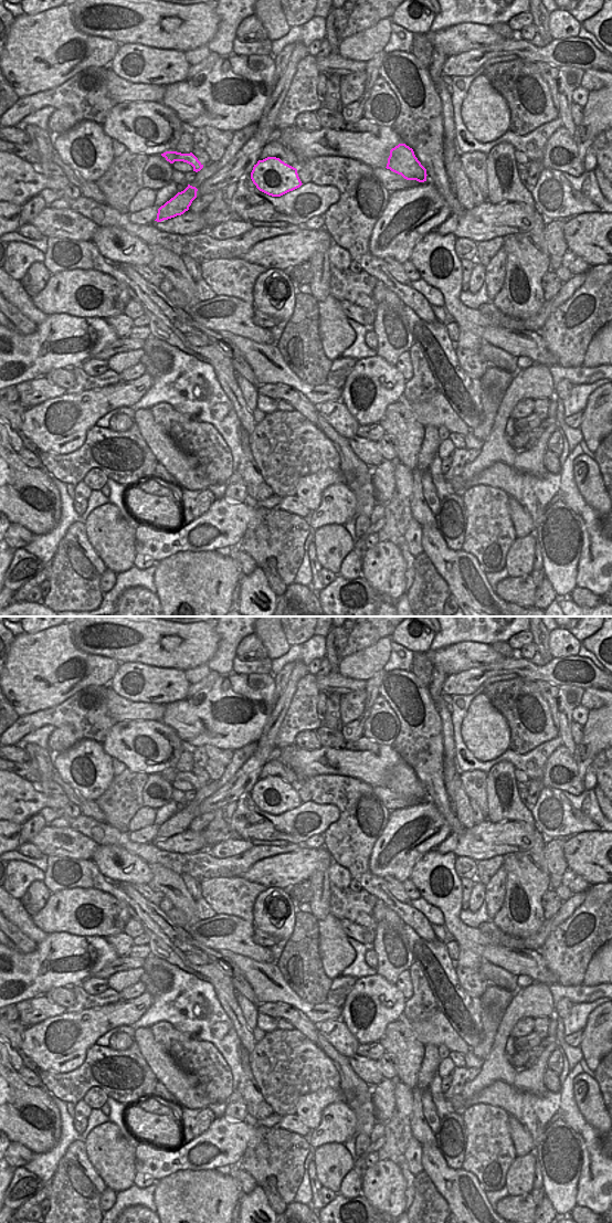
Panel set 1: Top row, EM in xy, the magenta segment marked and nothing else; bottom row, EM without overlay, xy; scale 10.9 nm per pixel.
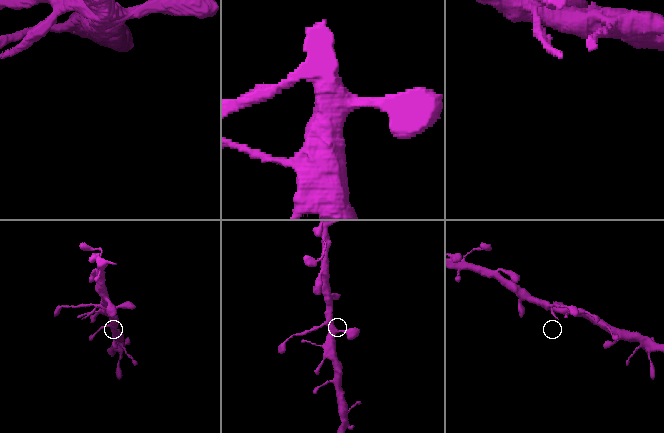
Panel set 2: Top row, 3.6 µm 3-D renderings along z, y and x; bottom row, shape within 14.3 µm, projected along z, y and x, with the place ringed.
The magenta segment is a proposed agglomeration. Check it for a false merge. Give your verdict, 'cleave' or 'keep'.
keep

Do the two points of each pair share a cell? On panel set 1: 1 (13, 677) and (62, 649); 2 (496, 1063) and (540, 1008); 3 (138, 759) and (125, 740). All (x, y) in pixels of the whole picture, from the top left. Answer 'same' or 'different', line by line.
1: same
2: same
3: same

